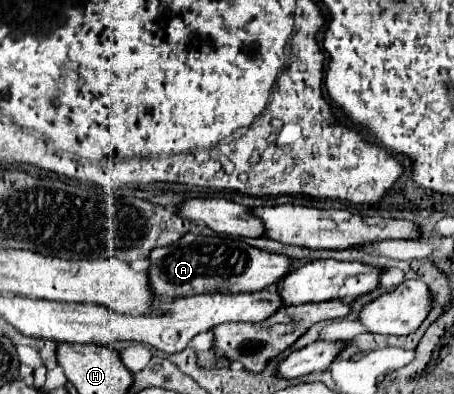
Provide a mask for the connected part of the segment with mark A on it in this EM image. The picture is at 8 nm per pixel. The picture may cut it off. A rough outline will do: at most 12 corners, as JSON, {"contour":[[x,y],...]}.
{"contour":[[190,232],[148,260],[156,296],[264,290],[294,266]]}

